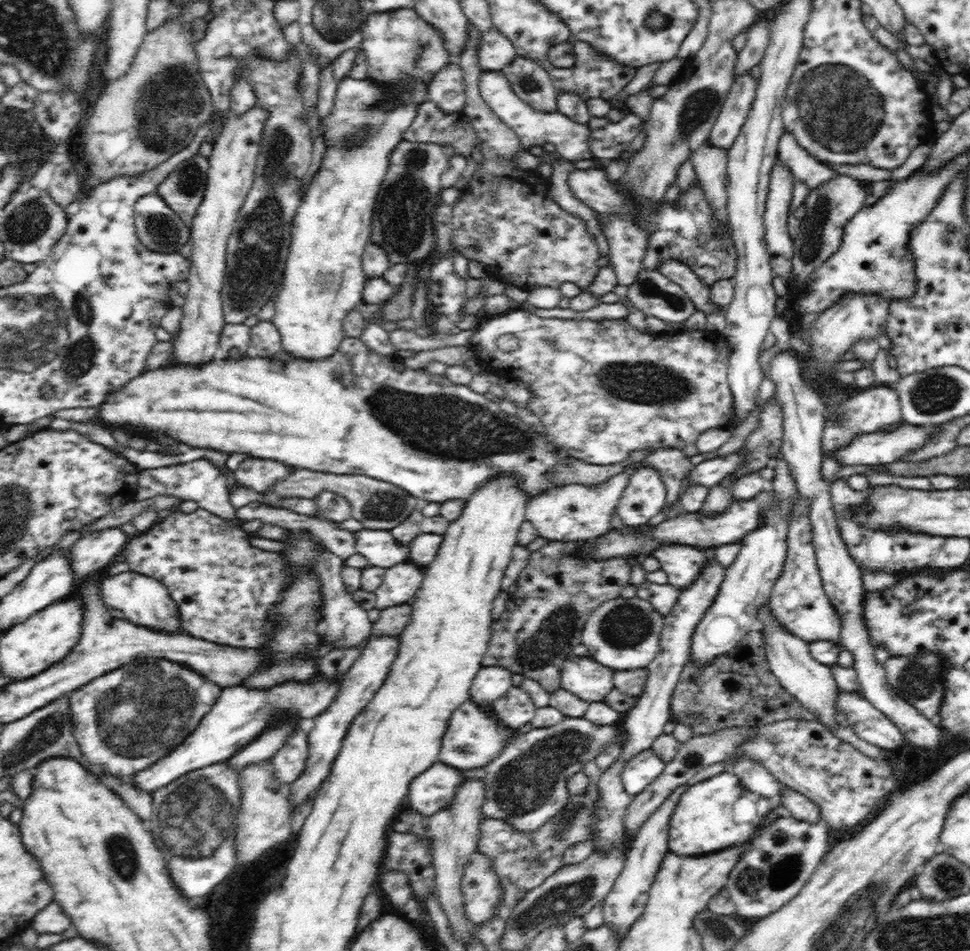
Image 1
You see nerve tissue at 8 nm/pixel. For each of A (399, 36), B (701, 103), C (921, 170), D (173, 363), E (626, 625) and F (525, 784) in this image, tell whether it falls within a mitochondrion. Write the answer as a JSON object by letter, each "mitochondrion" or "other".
{"A":"other","B":"mitochondrion","C":"other","D":"other","E":"mitochondrion","F":"mitochondrion"}

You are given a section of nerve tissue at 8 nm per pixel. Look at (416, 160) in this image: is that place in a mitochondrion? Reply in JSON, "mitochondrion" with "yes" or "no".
{"mitochondrion":"yes"}

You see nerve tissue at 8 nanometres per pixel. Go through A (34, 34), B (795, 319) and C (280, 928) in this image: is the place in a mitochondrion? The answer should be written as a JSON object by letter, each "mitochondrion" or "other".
{"A":"mitochondrion","B":"other","C":"other"}

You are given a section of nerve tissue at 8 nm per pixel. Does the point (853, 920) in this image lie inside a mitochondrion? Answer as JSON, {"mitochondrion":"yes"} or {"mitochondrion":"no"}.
{"mitochondrion":"yes"}

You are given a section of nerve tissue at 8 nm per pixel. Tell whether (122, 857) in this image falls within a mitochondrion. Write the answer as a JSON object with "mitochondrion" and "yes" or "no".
{"mitochondrion":"yes"}

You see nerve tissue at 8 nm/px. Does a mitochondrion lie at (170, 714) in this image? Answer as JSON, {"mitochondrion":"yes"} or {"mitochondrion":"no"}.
{"mitochondrion":"yes"}

